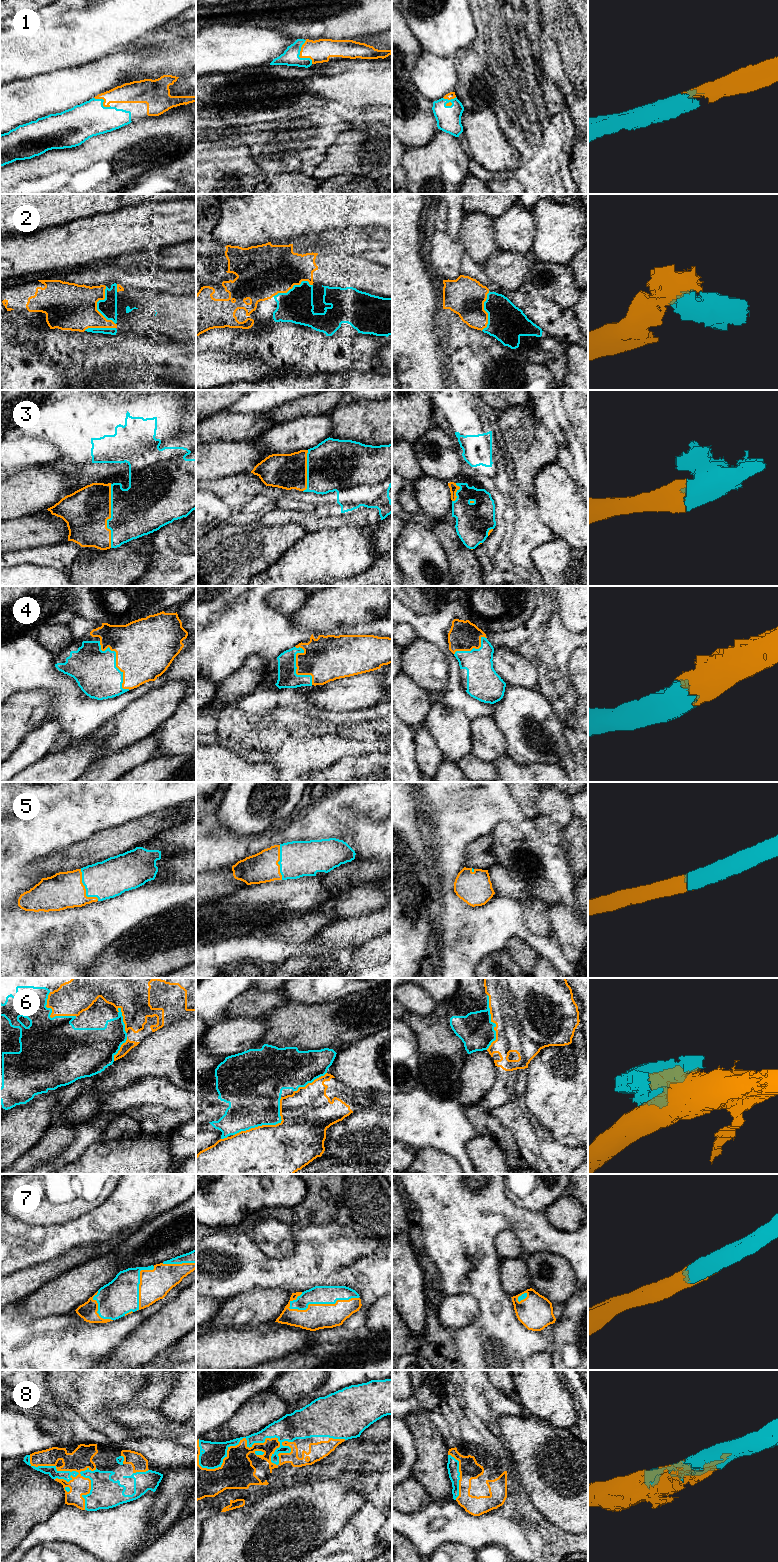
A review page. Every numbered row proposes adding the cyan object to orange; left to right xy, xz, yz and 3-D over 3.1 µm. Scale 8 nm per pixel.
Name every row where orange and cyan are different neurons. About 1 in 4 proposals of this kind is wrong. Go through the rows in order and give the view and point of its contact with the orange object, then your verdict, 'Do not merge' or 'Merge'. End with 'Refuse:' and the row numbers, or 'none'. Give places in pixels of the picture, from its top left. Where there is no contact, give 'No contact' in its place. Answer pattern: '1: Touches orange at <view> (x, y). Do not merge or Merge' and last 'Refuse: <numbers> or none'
1: Touches orange at xz (299, 56). Merge
2: Touches orange at xy (96, 305). Merge
3: Touches orange at xy (110, 516). Merge
4: Touches orange at xy (116, 662). Merge
5: Touches orange at xy (85, 889). Merge
6: Touches orange at xz (268, 1125). Do not merge
7: Touches orange at xz (322, 1304). Merge
8: Touches orange at xz (243, 1438). Merge
Refuse: 6

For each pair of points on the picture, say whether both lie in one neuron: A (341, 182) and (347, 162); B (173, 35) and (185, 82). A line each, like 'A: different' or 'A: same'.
A: different
B: different

